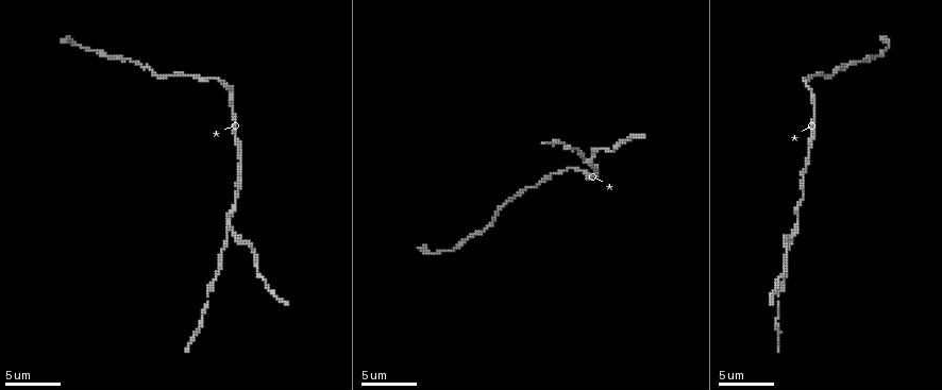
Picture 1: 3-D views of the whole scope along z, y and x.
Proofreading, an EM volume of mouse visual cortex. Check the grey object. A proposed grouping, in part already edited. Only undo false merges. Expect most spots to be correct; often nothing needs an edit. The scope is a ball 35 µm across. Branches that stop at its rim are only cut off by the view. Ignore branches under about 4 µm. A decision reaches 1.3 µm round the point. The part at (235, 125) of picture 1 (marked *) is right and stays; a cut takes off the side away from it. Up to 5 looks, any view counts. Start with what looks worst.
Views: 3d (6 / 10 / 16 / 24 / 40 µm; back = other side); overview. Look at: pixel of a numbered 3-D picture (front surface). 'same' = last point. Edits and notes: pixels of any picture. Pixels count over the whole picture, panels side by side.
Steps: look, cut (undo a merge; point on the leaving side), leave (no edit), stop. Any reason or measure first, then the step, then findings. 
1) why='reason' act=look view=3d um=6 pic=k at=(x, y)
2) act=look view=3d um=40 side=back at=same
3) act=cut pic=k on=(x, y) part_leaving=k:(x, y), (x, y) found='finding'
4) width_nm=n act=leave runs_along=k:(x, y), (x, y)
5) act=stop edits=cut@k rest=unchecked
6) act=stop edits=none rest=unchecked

why='side arm on a straight run' act=look view=3d um=6 pic=1 at=(229, 229)

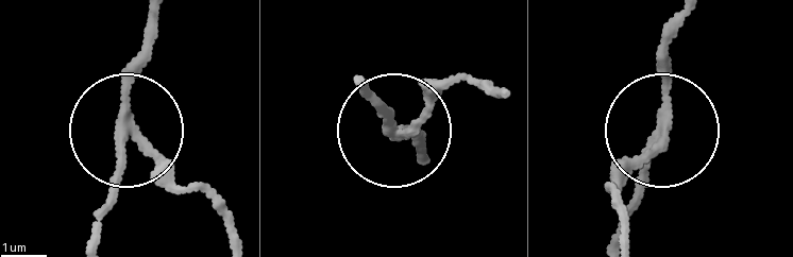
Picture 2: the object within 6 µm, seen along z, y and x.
act=cut pic=2 on=(156, 173) part_leaving=2:(134, 139), (211, 204), (230, 238) found='two neurons meet here'

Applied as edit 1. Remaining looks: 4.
act=look view=overview

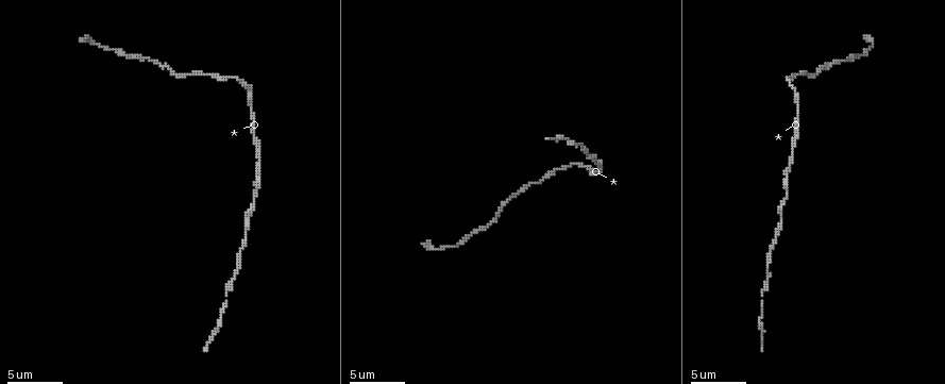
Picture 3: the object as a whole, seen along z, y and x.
why='calibre changes' act=look view=3d um=6 pic=3 at=(258, 169)

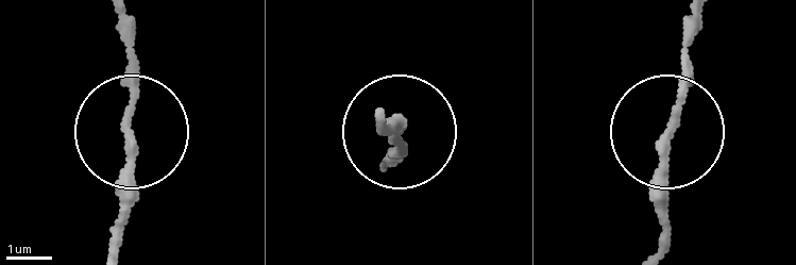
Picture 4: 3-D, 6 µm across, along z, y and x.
act=leave runs_along=4:(116, 25), (135, 104), (123, 238) found='one neuron here'

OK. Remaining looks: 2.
why='calibre changes' act=look view=3d um=6 pic=3 at=(234, 273)

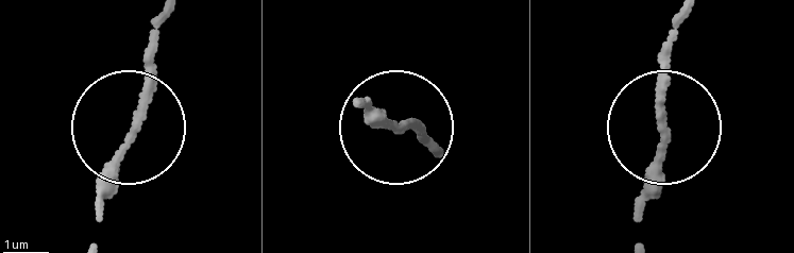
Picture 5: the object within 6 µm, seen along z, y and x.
act=leave found='one neuron here'

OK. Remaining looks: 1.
act=stop edits=cut@2 rest=unchecked

